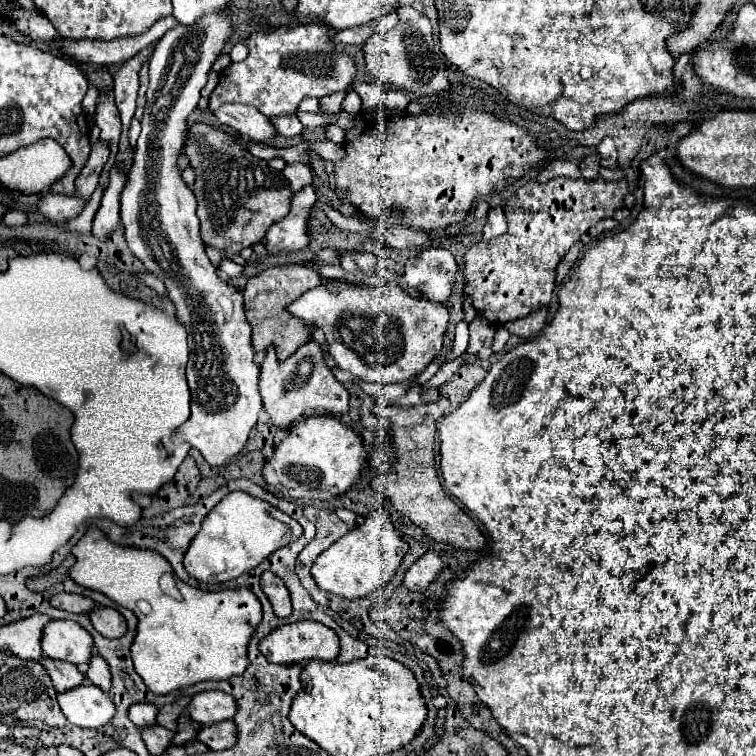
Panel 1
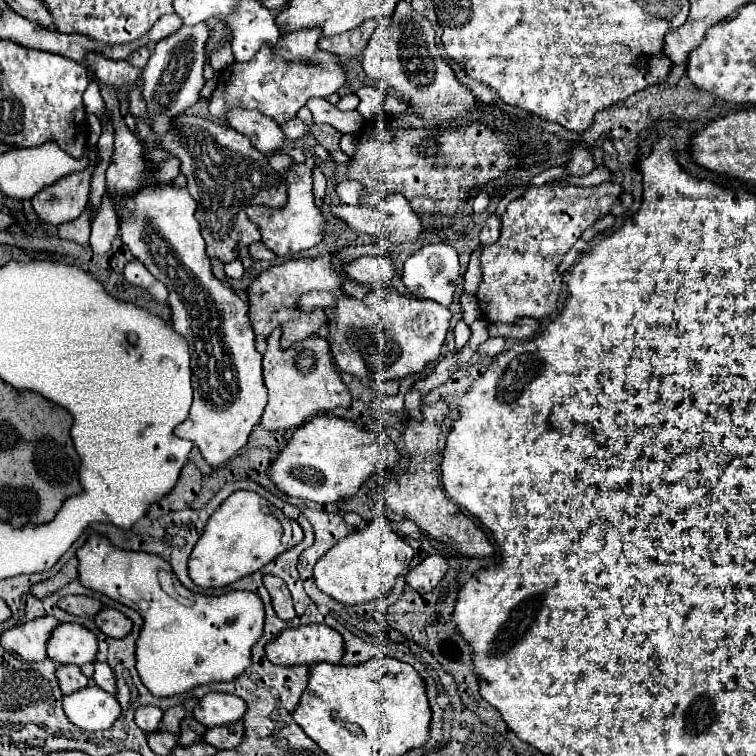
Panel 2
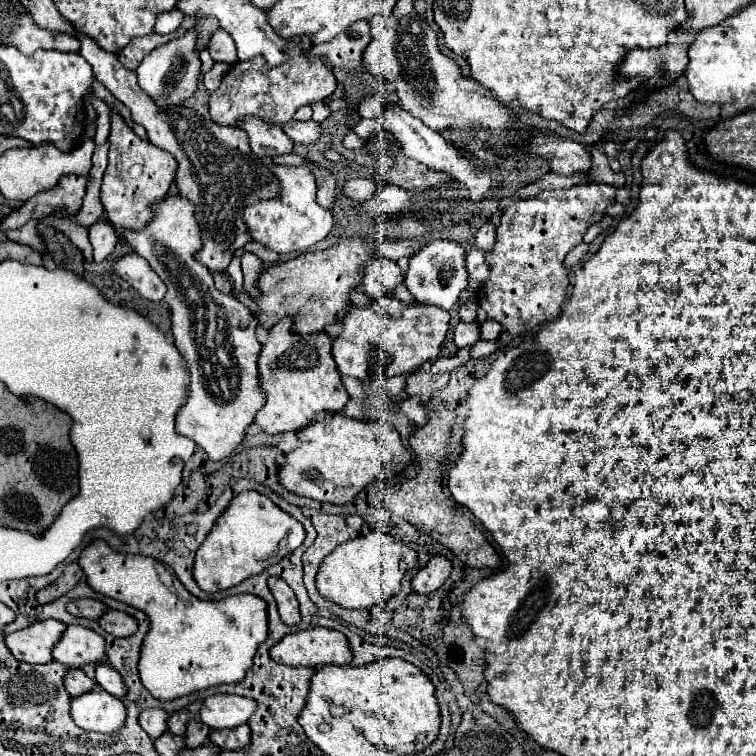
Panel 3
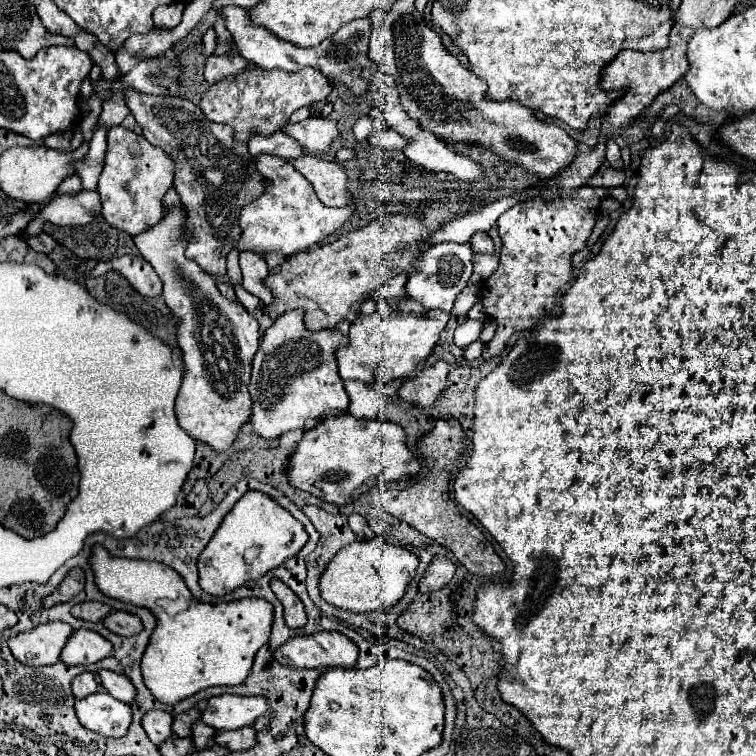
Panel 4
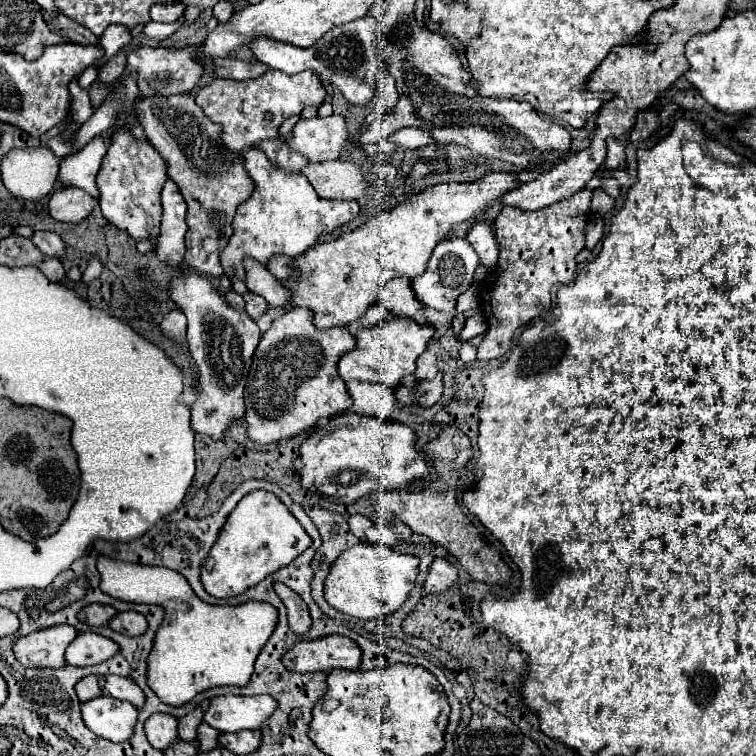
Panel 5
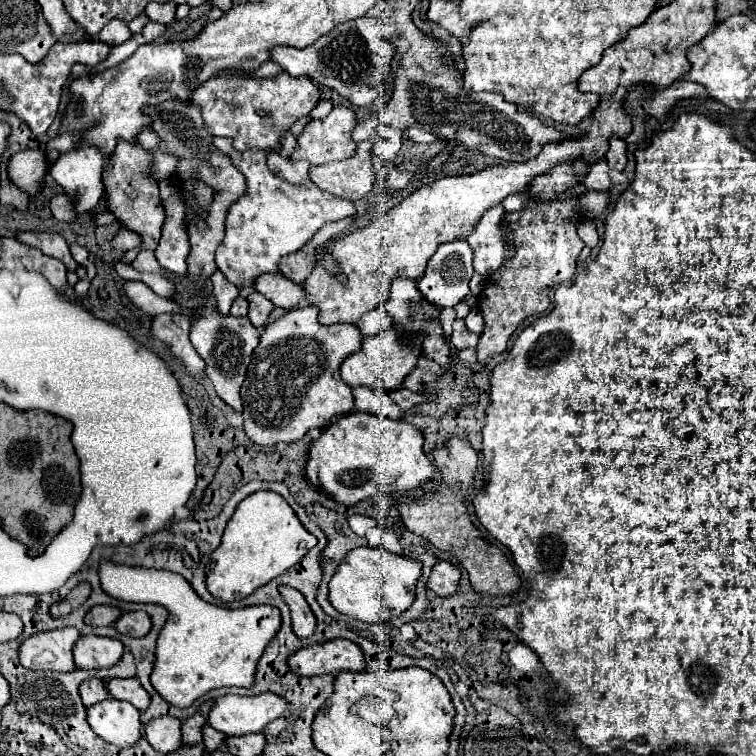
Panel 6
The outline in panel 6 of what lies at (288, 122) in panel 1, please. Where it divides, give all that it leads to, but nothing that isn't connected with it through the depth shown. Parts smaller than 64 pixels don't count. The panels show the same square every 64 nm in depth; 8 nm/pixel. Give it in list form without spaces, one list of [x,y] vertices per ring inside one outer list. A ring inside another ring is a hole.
[[[344,106],[334,108],[322,120],[310,120],[298,136],[298,146],[292,152],[292,158],[316,166],[350,158],[356,152],[356,142],[350,136],[354,126],[354,112]]]

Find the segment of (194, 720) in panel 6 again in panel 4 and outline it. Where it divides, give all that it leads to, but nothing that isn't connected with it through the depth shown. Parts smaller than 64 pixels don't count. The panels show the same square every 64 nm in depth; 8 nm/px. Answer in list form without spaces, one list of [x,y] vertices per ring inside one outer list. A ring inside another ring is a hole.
[[[192,708],[192,710],[186,710],[178,716],[174,716],[174,722],[172,722],[172,732],[176,736],[184,736],[184,738],[190,738],[190,726],[200,718],[200,710]]]

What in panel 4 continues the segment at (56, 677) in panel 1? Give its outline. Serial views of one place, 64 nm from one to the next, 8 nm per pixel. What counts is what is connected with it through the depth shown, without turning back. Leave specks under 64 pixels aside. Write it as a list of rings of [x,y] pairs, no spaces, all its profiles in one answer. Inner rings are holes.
[[[82,672],[72,678],[72,694],[76,698],[86,698],[86,696],[94,694],[96,690],[98,690],[98,684],[96,684],[96,678],[92,672]]]

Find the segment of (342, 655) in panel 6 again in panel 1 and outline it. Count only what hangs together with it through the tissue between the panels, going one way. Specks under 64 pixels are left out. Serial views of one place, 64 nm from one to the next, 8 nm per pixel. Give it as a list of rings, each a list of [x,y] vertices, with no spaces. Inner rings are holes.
[[[300,620],[274,628],[260,640],[258,648],[274,664],[300,664],[300,662],[310,662],[314,658],[332,662],[338,656],[338,636],[324,624],[312,620]]]

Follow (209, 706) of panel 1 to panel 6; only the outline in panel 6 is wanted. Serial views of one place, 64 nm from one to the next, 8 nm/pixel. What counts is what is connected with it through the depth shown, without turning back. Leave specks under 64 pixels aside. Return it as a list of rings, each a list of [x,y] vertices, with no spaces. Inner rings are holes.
[[[270,692],[258,696],[226,694],[216,698],[208,714],[208,724],[226,736],[262,732],[264,726],[282,716],[284,710],[284,698]]]

